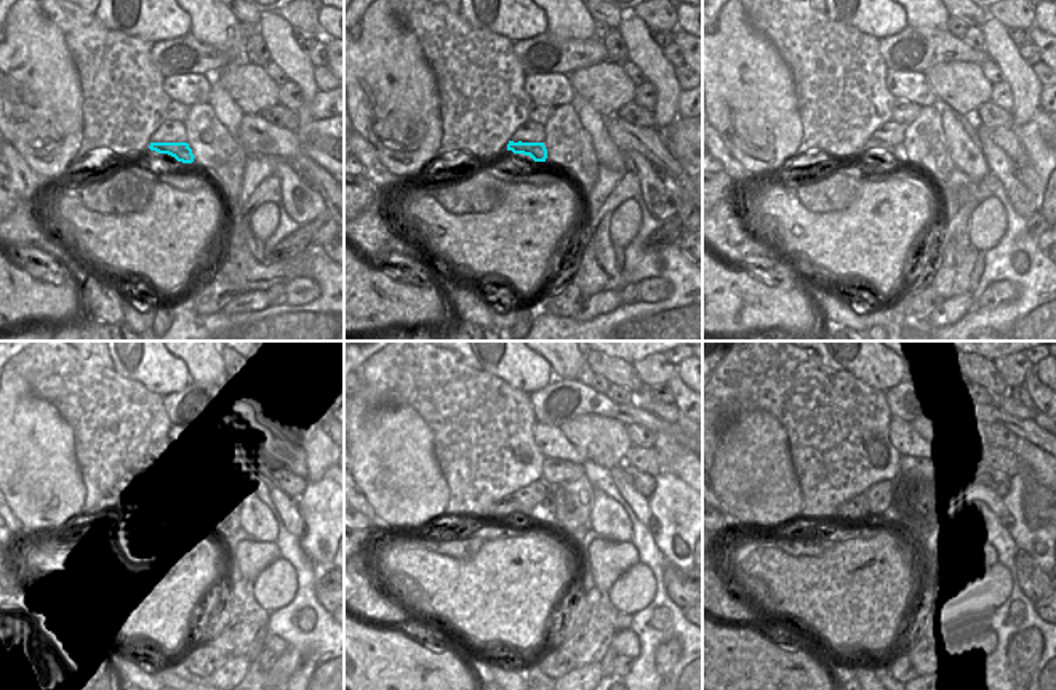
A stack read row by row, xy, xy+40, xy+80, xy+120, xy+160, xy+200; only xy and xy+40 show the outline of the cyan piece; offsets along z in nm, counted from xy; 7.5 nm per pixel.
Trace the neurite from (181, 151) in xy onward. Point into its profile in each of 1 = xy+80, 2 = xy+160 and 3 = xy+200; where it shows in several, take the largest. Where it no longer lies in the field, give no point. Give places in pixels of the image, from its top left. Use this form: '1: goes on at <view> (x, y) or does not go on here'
1: goes on at xy+80 (872, 146)
2: goes on at xy+160 (500, 511)
3: goes on at xy+200 (856, 508)

